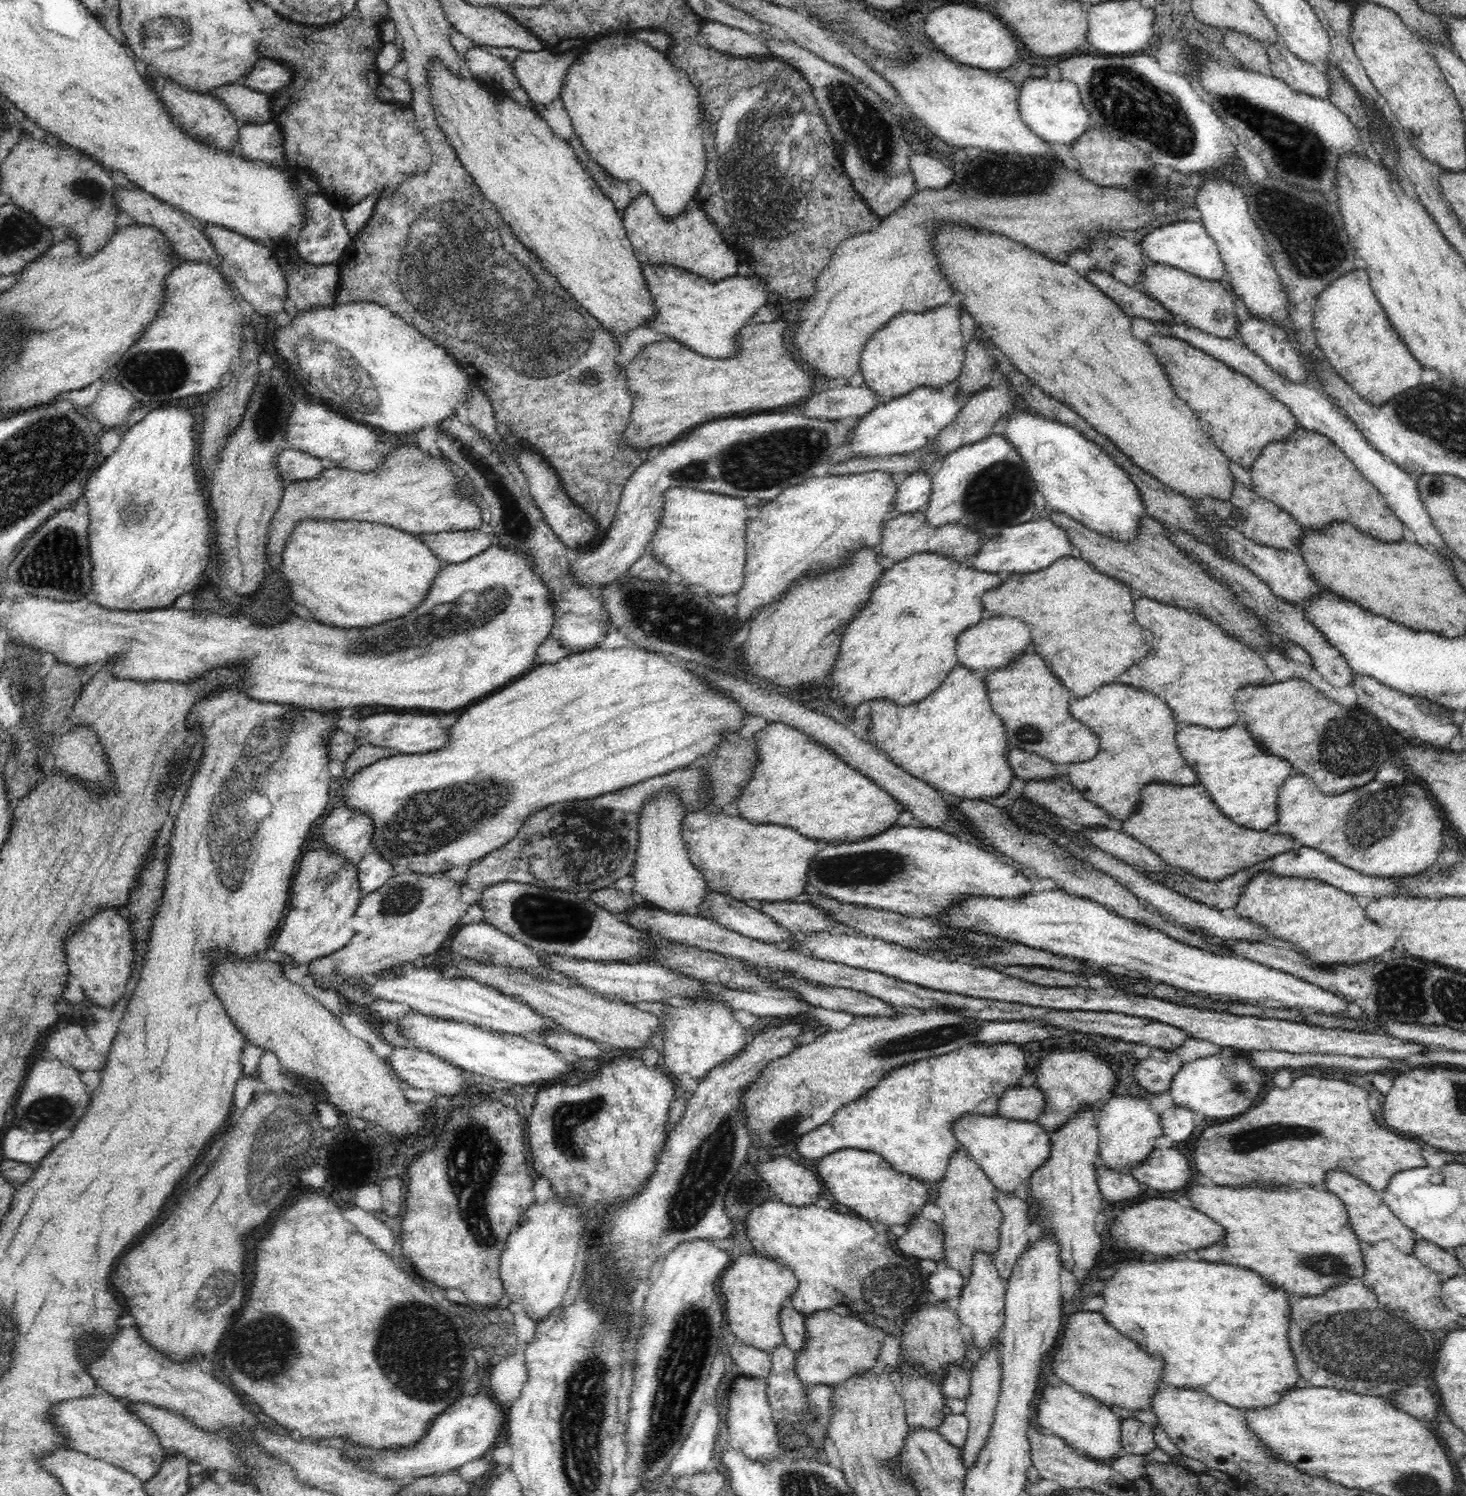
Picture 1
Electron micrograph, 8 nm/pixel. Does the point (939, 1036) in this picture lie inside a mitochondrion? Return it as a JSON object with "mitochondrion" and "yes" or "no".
{"mitochondrion":"yes"}

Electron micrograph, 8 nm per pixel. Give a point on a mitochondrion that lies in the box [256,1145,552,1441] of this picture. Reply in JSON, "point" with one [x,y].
{"point":[420,1353]}

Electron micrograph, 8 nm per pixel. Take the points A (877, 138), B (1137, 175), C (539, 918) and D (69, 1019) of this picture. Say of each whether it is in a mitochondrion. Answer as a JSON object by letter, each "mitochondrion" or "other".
{"A":"mitochondrion","B":"mitochondrion","C":"mitochondrion","D":"other"}

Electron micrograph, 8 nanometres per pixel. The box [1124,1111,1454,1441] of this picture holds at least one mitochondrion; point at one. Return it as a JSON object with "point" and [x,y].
{"point":[1378,1353]}

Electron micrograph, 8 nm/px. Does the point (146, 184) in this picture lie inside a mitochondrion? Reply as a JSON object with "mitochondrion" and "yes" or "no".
{"mitochondrion":"no"}

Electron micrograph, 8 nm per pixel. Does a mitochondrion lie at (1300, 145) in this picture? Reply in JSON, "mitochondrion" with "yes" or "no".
{"mitochondrion":"yes"}

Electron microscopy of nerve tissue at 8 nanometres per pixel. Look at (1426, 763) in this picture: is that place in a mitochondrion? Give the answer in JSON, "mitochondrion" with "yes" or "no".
{"mitochondrion":"no"}

